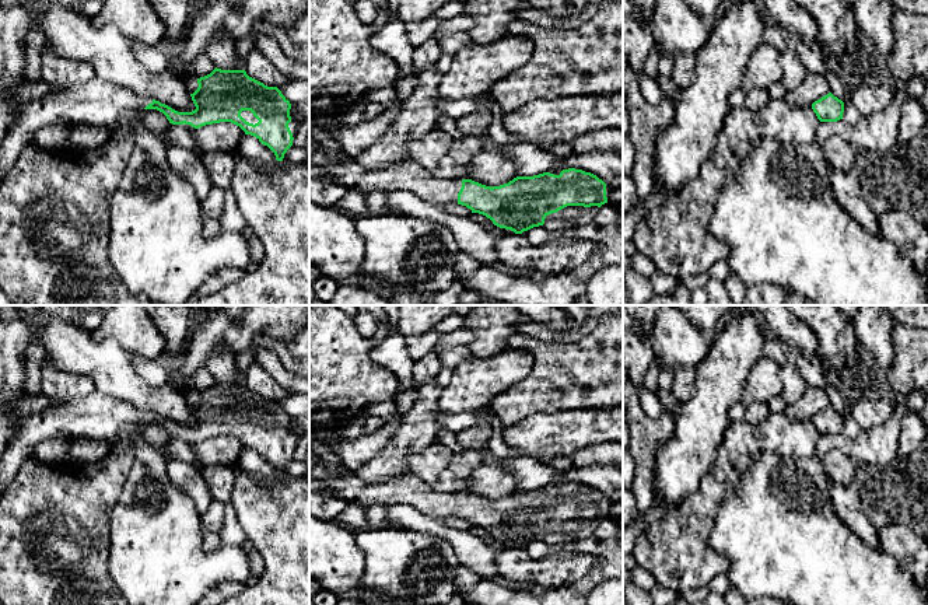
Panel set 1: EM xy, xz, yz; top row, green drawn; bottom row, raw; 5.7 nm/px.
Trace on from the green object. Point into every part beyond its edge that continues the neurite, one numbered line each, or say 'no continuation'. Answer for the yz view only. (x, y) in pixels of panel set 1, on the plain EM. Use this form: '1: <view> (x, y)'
no continuation

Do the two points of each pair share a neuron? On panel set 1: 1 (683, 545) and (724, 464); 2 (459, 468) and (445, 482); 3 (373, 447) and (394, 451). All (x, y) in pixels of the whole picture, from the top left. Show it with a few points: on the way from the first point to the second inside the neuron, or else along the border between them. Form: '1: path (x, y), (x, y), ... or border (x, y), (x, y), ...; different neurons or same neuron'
1: path (689, 525), (717, 483); same neuron
2: path (457, 471), (448, 479); same neuron
3: border (401, 420), (401, 425), (385, 446), (357, 469); different neurons

